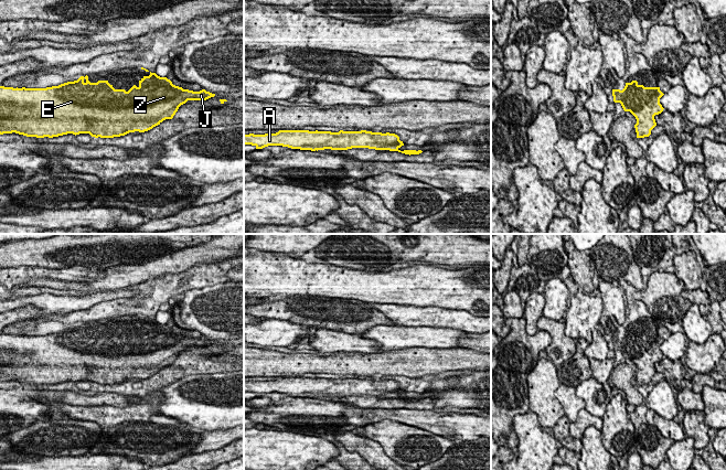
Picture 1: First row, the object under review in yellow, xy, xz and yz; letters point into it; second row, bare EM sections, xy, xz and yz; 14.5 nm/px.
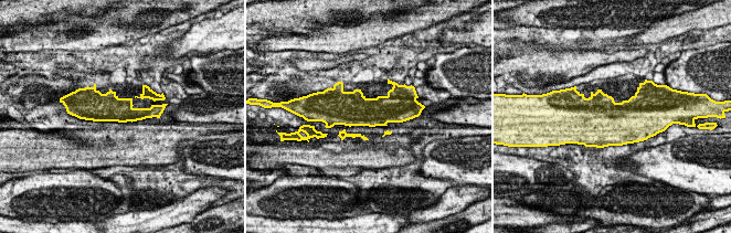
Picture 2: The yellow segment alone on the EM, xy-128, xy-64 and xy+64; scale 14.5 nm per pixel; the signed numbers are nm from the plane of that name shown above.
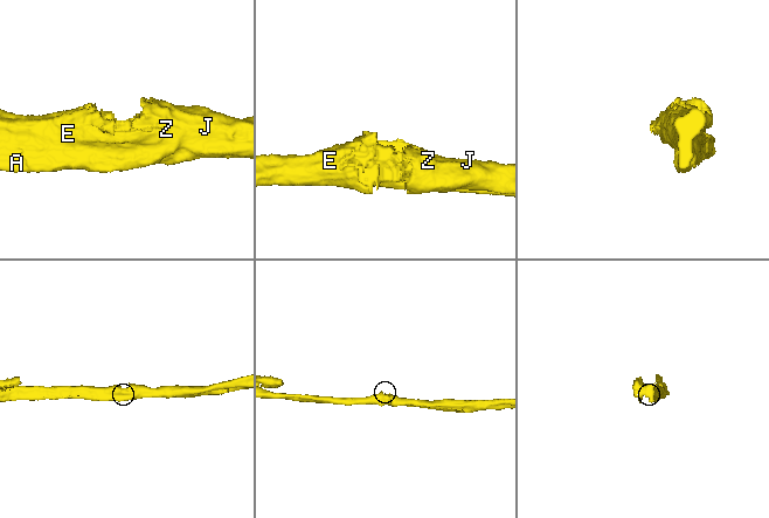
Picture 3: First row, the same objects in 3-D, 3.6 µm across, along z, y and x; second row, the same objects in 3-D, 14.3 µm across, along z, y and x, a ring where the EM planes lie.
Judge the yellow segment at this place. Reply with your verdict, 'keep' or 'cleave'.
keep

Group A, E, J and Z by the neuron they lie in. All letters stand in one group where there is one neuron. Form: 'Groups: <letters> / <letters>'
Groups: A E J Z

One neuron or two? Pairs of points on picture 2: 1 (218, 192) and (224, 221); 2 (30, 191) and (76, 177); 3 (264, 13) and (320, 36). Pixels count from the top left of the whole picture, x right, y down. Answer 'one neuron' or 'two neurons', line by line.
1: two neurons
2: one neuron
3: two neurons

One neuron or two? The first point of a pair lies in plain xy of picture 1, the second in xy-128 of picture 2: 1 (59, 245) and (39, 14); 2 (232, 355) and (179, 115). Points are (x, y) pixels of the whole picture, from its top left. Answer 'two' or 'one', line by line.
1: one
2: one

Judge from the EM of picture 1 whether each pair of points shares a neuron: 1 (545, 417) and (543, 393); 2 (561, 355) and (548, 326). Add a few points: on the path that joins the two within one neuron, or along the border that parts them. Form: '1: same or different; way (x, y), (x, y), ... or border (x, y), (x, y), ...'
1: same; way (545, 412), (543, 398)
2: same; way (561, 348), (556, 333)

